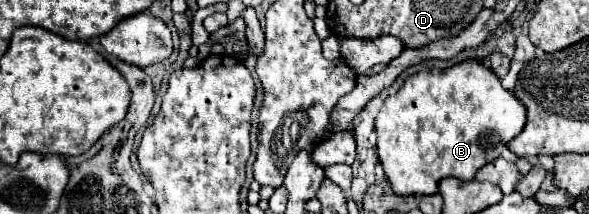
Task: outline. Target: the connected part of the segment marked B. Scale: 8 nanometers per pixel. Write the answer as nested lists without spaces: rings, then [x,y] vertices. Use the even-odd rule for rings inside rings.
[[[468,60],[446,70],[422,70],[406,78],[404,86],[384,100],[376,116],[378,162],[384,168],[386,180],[398,196],[428,196],[438,192],[438,182],[446,176],[472,180],[474,174],[488,162],[496,160],[502,148],[522,132],[526,110],[520,100],[502,88],[498,76],[480,60]]]

